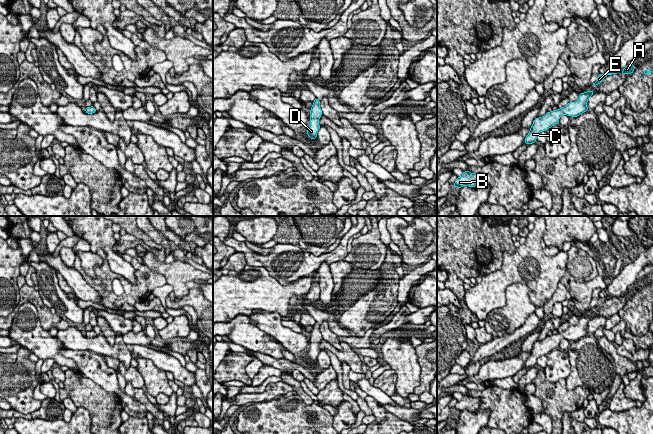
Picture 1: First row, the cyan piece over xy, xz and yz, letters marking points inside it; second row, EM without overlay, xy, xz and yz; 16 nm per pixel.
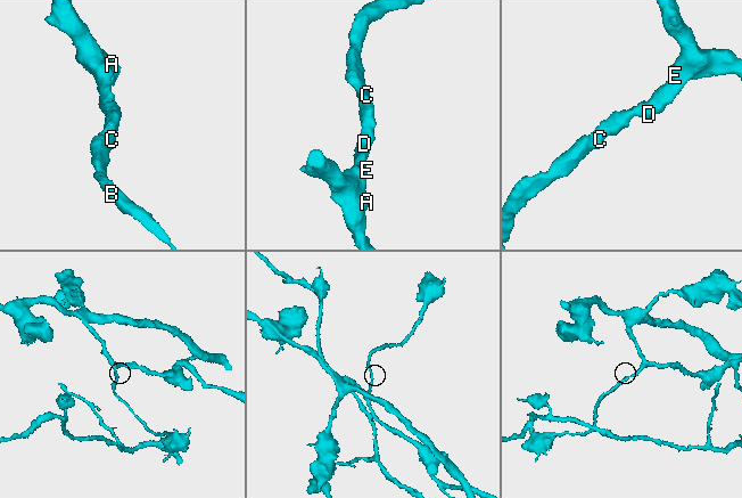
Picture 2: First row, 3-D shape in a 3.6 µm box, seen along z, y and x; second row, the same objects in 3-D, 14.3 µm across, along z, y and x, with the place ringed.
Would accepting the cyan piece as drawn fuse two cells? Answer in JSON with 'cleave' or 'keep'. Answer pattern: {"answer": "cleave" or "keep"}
{"answer": "keep"}

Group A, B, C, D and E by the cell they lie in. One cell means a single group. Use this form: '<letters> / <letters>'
A B C D E

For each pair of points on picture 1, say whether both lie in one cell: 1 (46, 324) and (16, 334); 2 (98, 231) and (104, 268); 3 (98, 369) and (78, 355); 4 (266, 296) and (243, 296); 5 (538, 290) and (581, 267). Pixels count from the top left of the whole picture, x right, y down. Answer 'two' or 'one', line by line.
1: two
2: two
3: one
4: one
5: two

